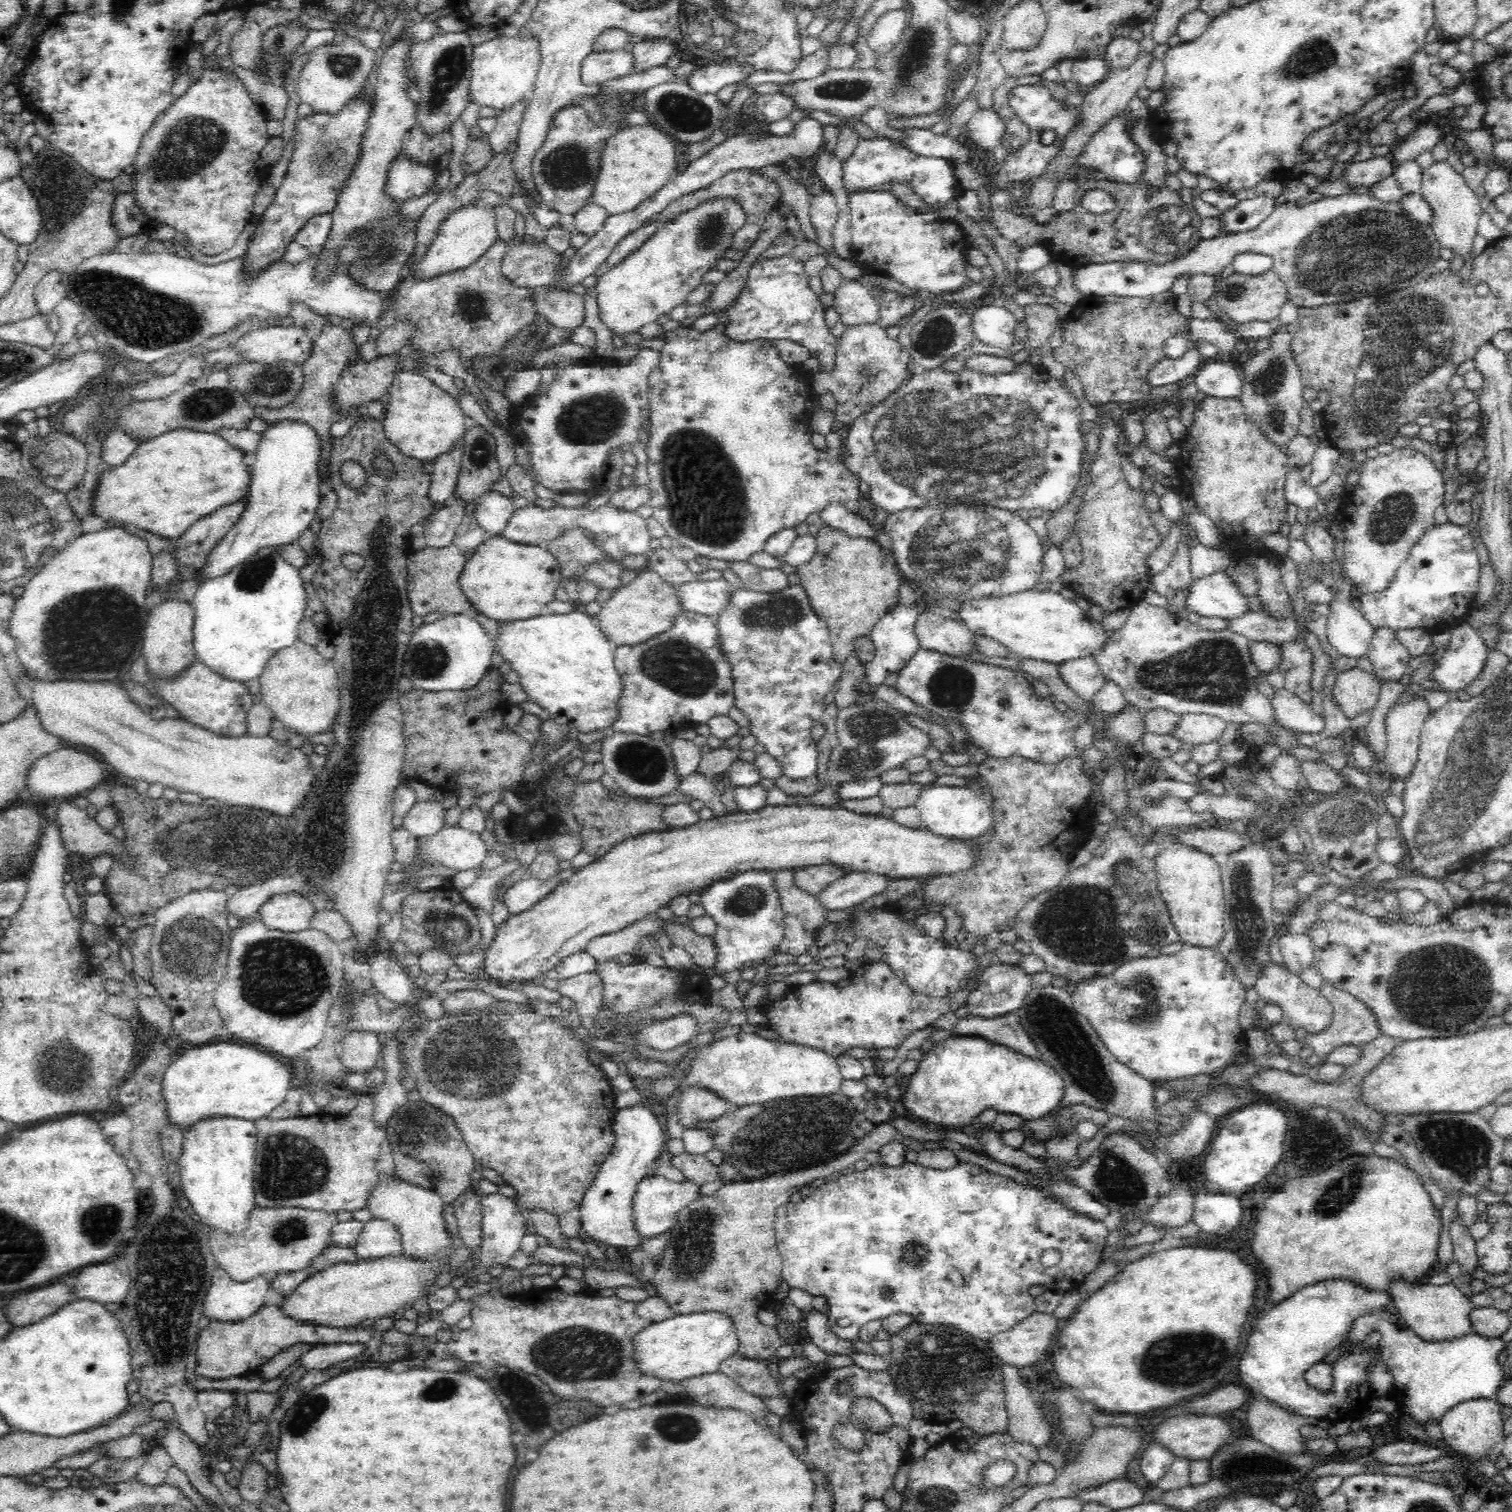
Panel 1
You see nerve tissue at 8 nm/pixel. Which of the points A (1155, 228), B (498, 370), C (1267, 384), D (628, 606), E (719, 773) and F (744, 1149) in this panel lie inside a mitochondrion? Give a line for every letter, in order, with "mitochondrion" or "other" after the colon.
A: mitochondrion
B: mitochondrion
C: mitochondrion
D: other
E: other
F: mitochondrion

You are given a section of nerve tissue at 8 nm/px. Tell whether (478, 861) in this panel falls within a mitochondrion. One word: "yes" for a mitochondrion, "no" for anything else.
no

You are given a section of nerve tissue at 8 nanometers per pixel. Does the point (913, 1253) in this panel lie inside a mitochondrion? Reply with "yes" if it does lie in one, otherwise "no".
yes

